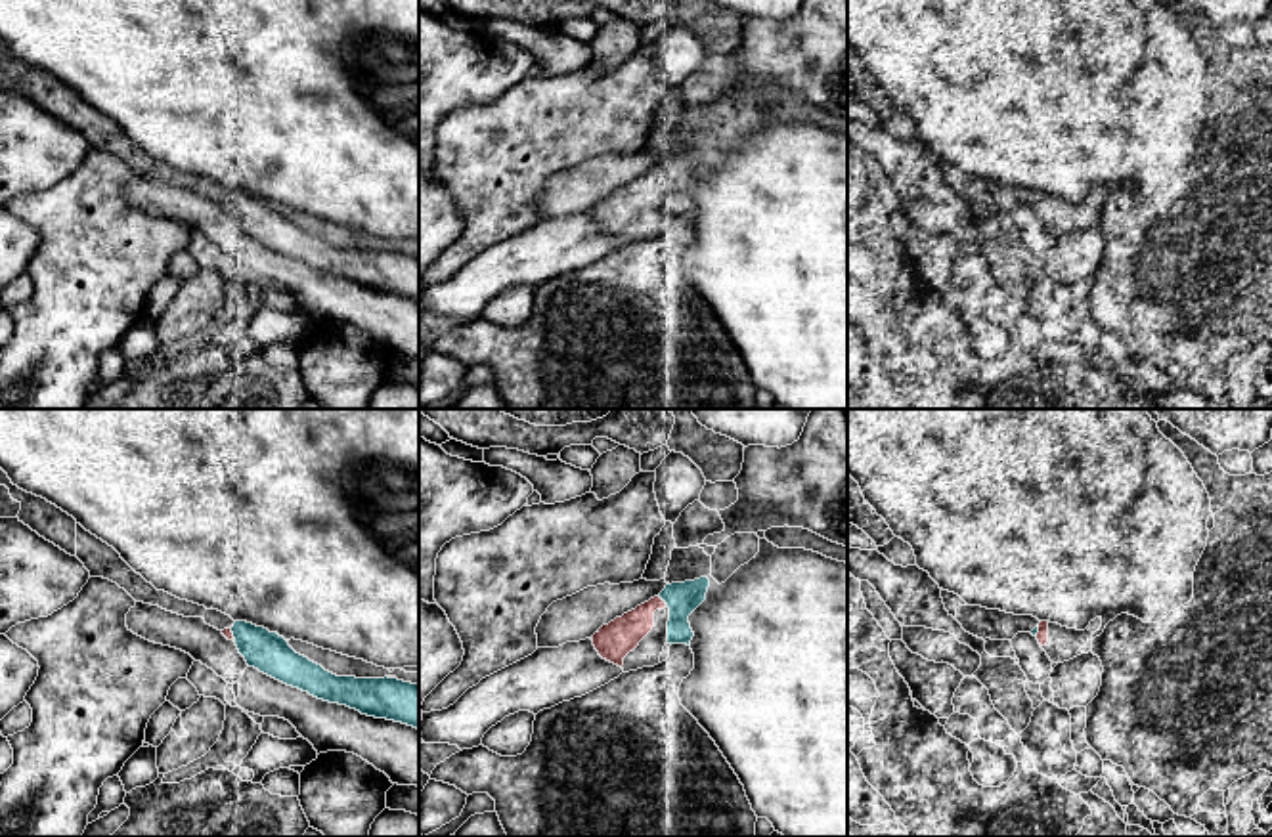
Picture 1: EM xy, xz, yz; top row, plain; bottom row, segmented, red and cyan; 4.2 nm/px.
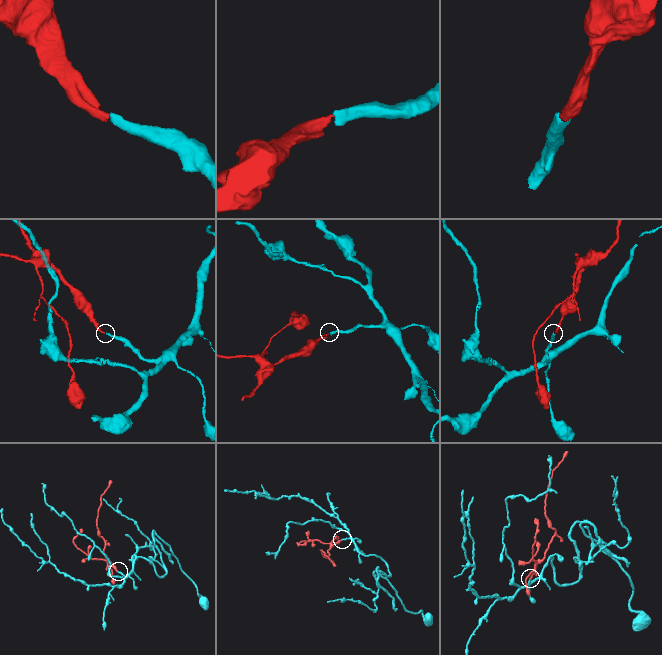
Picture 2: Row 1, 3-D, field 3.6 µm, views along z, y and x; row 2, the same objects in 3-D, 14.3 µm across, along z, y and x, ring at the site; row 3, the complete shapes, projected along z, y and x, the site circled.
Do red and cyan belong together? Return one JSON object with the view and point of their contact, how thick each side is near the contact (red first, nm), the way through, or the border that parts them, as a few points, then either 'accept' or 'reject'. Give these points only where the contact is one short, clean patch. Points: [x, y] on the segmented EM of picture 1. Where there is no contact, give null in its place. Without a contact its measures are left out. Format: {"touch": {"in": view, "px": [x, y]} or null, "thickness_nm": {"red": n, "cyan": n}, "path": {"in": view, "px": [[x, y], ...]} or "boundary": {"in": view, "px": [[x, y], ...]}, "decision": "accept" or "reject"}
{"touch": {"in": "xz", "px": [660, 599]}, "thickness_nm": {"red": 150, "cyan": 140}, "decision": "accept"}

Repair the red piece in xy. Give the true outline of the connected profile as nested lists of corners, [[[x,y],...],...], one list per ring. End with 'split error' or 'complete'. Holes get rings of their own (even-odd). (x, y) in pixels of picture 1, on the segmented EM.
[[[235,621],[222,634],[233,640],[249,667],[310,696],[346,705],[362,715],[402,722],[419,730],[419,684],[398,678],[337,676],[296,654],[277,633]]]; split error

